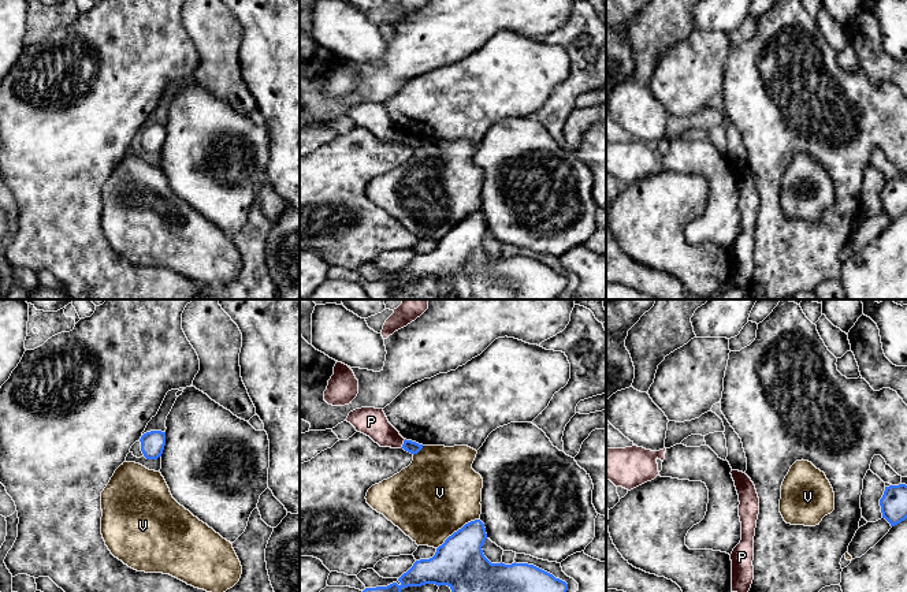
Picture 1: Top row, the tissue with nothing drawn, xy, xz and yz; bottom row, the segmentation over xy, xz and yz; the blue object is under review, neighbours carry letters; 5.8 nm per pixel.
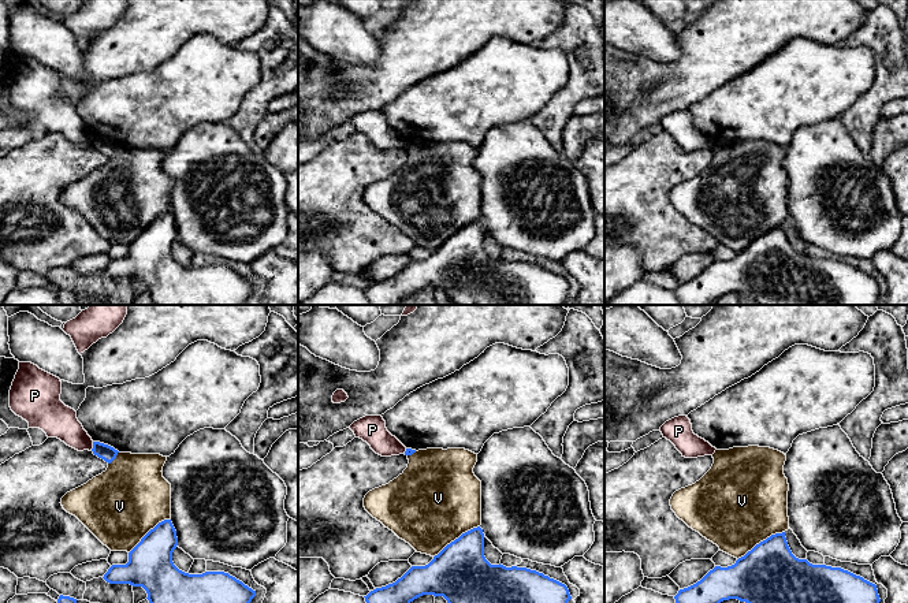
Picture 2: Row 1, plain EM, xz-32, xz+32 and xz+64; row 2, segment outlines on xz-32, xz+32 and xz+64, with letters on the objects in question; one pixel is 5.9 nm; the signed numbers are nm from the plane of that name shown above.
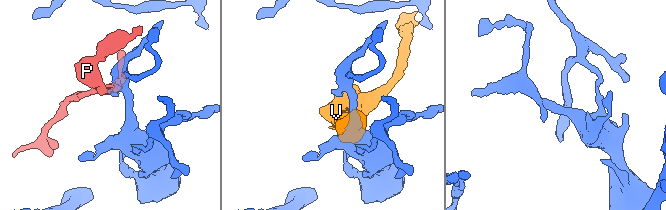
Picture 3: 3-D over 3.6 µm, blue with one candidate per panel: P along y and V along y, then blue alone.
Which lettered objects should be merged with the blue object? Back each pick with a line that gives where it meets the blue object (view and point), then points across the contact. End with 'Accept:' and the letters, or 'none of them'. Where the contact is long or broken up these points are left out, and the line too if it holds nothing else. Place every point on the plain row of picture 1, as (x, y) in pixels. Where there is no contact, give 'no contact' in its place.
Accept: none of them

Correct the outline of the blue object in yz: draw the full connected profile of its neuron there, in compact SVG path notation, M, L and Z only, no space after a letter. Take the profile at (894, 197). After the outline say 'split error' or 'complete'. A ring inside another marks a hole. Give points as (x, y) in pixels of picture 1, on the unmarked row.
M889 179L885 180L884 189L880 193L882 212L891 220L895 220L907 212L907 179Z | complete

